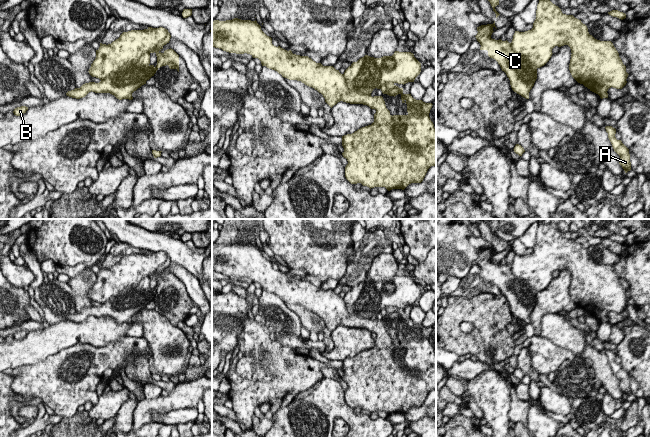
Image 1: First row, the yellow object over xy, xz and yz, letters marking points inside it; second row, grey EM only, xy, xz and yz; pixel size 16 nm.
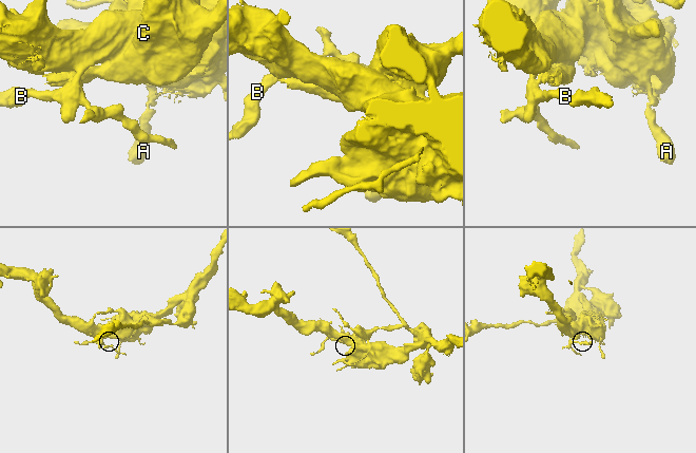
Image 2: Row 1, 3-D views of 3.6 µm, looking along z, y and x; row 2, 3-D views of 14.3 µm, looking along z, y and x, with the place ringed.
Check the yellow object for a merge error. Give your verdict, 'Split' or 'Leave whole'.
Split

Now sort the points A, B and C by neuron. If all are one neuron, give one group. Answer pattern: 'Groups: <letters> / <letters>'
Groups: A B / C

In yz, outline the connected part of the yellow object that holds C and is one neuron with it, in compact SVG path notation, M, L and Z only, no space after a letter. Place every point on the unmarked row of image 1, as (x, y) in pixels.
M495 245L493 248L477 251L478 257L475 261L481 269L480 274L487 274L488 280L498 286L509 302L512 314L529 323L529 316L537 303L537 292L524 280L516 278L507 264L492 263L494 251L496 252Z

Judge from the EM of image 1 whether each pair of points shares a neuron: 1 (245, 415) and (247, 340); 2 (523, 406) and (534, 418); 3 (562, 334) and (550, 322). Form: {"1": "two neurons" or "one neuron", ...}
{"1": "one neuron", "2": "two neurons", "3": "one neuron"}

